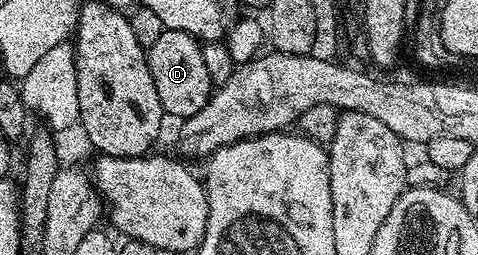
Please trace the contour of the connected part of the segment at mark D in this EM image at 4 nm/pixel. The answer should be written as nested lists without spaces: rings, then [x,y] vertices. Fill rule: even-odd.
[[[165,29],[162,35],[148,50],[148,66],[158,90],[158,99],[169,118],[183,119],[198,115],[202,107],[212,97],[214,86],[210,74],[206,72],[206,63],[202,60],[202,44],[186,31]]]

